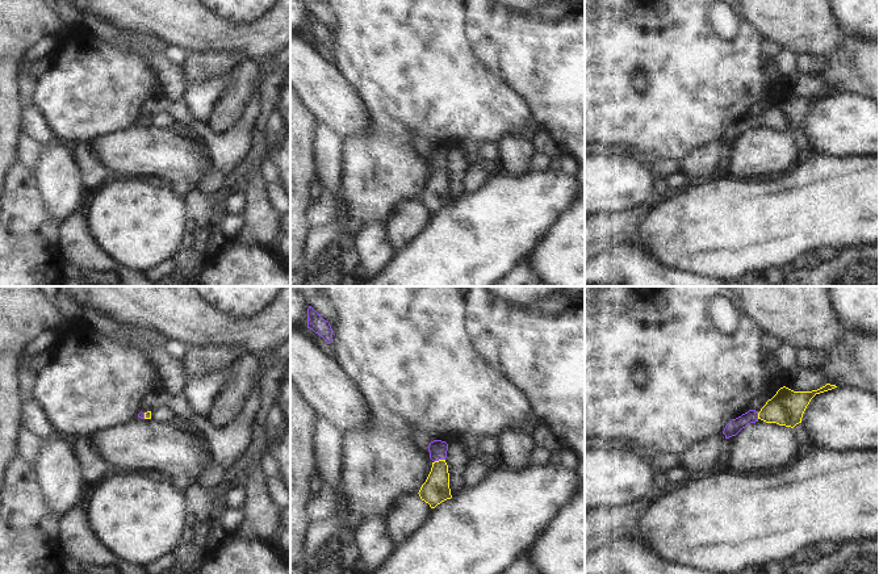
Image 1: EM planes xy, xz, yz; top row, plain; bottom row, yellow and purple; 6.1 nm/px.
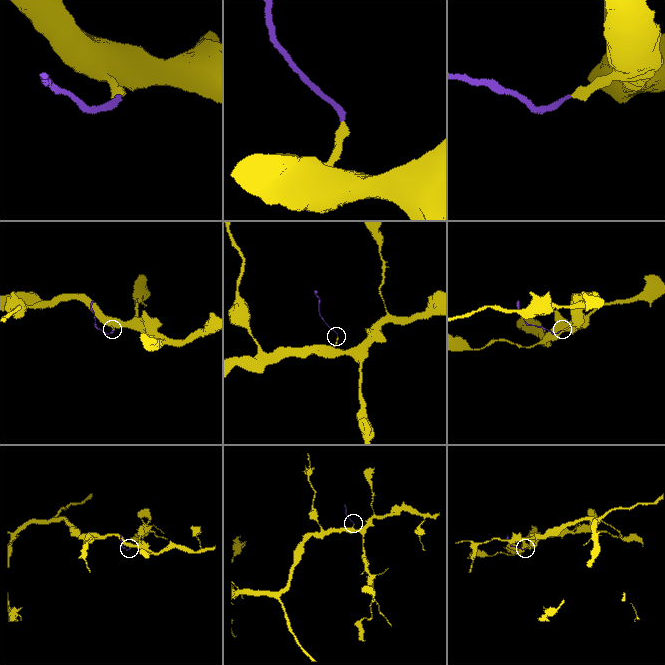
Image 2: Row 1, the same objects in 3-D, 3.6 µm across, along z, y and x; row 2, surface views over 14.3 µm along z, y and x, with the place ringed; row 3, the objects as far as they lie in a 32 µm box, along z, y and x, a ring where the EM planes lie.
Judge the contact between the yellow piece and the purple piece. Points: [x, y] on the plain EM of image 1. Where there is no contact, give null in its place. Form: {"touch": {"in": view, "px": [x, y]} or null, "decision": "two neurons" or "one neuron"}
{"touch": {"in": "xz", "px": [439, 166]}, "decision": "one neuron"}

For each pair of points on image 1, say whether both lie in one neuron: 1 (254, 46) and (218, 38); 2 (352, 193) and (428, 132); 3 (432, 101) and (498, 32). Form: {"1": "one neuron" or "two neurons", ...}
{"1": "one neuron", "2": "one neuron", "3": "two neurons"}

